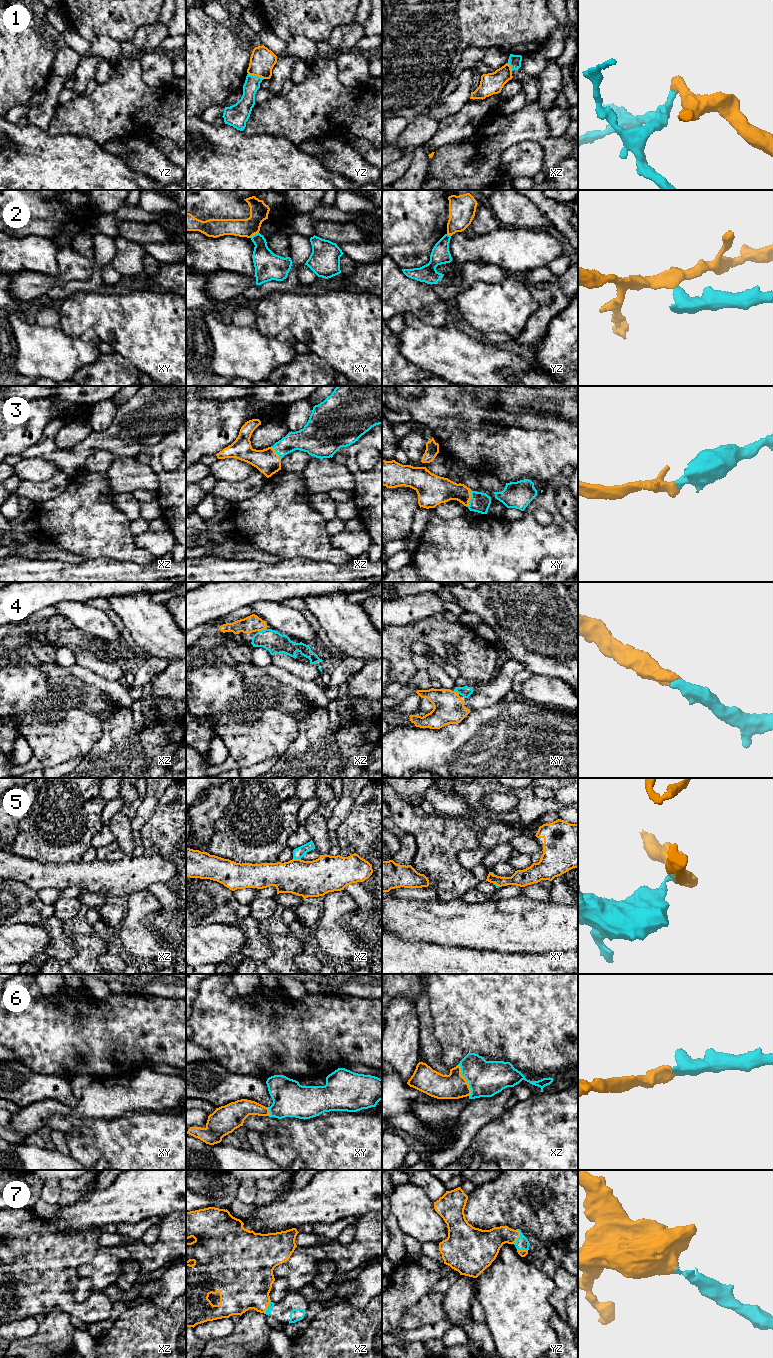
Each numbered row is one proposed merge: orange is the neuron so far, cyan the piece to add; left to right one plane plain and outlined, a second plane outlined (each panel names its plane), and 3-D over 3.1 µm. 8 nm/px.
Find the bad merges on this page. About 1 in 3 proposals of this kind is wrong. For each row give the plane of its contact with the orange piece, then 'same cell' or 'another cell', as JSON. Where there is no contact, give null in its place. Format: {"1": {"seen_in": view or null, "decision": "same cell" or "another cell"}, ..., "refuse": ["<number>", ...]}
{"1": {"seen_in": "yz", "decision": "another cell"}, "2": {"seen_in": "xy", "decision": "another cell"}, "3": {"seen_in": "xy", "decision": "same cell"}, "4": {"seen_in": "xz", "decision": "same cell"}, "5": {"seen_in": "xz", "decision": "another cell"}, "6": {"seen_in": "xz", "decision": "same cell"}, "7": {"seen_in": "yz", "decision": "same cell"}, "refuse": ["1", "2", "5"]}

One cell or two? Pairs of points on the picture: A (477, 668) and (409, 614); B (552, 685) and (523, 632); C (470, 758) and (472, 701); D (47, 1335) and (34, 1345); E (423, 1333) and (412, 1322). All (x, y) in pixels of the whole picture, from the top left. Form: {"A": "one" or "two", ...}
{"A": "two", "B": "two", "C": "two", "D": "one", "E": "two"}

